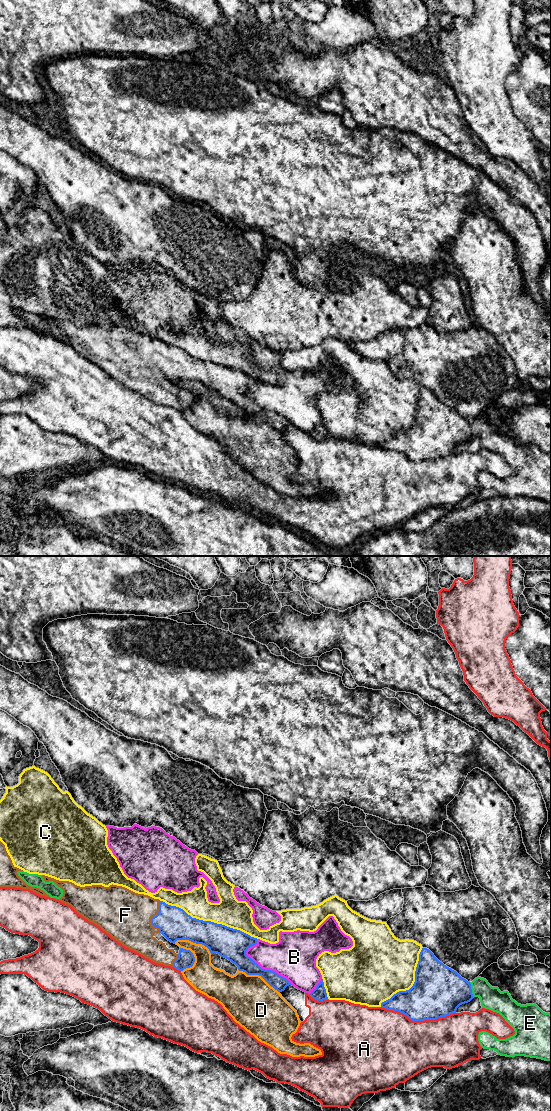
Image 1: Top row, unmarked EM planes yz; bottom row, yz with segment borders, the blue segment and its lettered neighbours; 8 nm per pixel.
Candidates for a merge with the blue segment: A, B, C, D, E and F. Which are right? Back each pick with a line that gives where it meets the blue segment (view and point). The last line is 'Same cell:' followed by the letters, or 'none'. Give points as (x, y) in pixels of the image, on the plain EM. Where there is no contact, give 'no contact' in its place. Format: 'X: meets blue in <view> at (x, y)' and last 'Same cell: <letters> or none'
F: meets blue in yz at (151, 358)
Same cell: F

